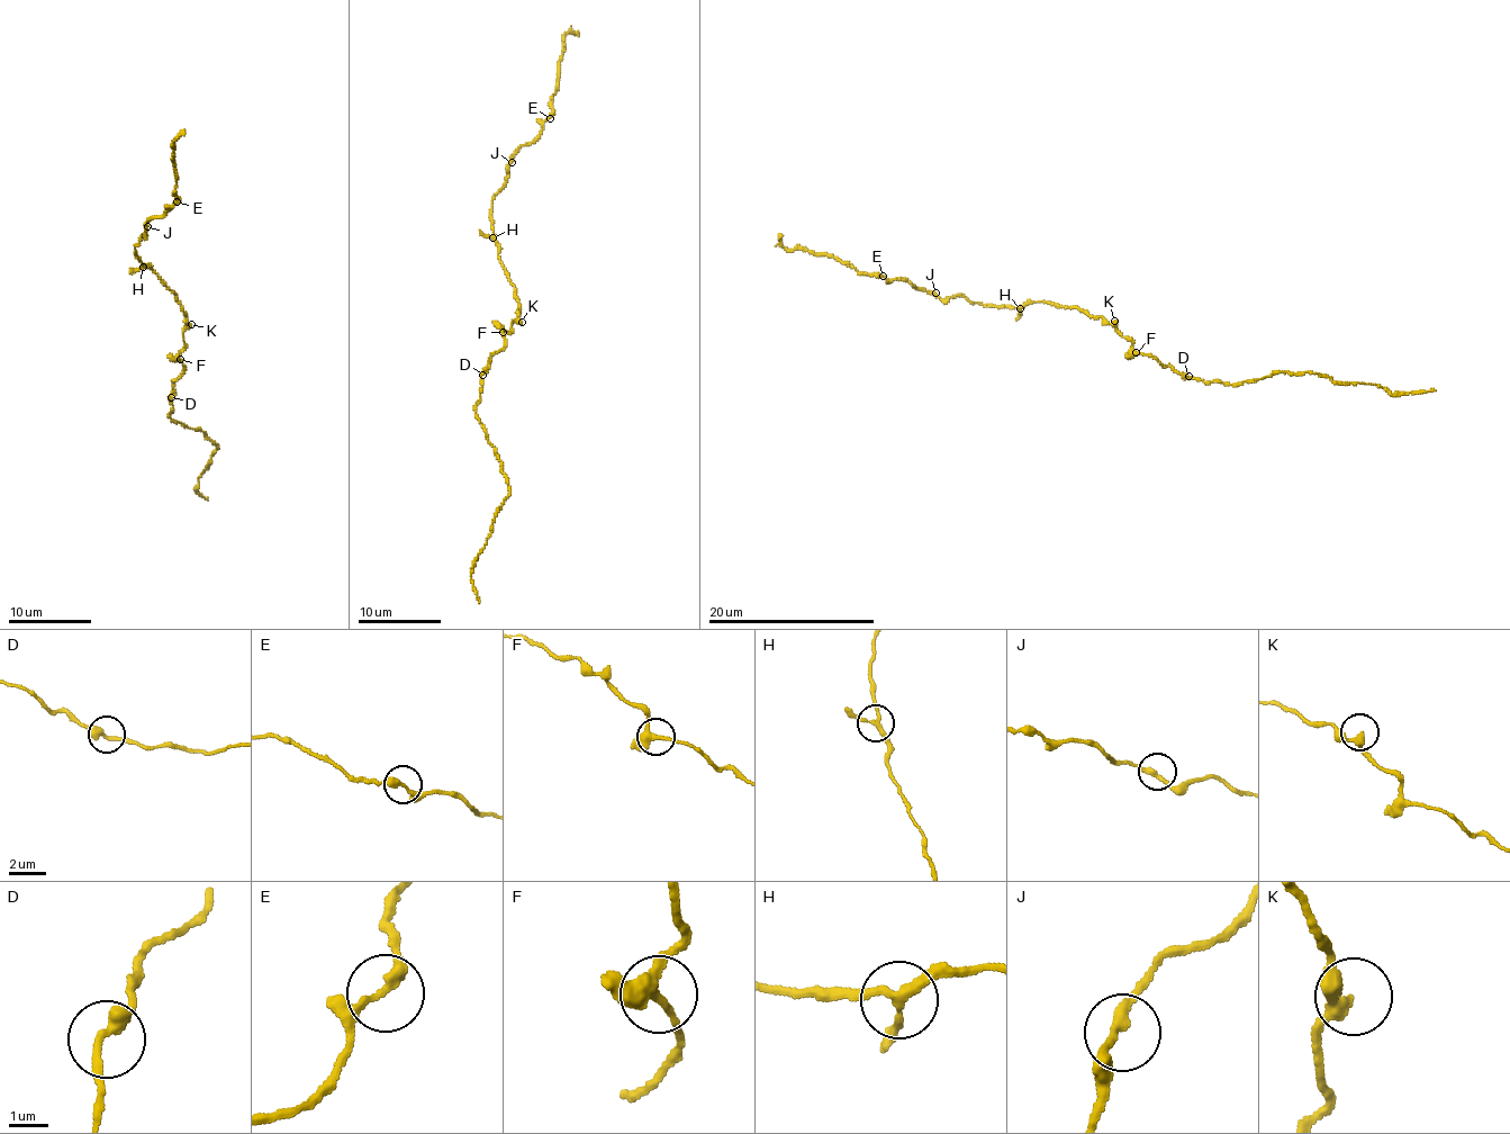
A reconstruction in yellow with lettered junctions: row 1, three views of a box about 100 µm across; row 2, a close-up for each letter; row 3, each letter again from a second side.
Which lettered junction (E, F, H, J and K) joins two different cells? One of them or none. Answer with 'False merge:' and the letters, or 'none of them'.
False merge: F

